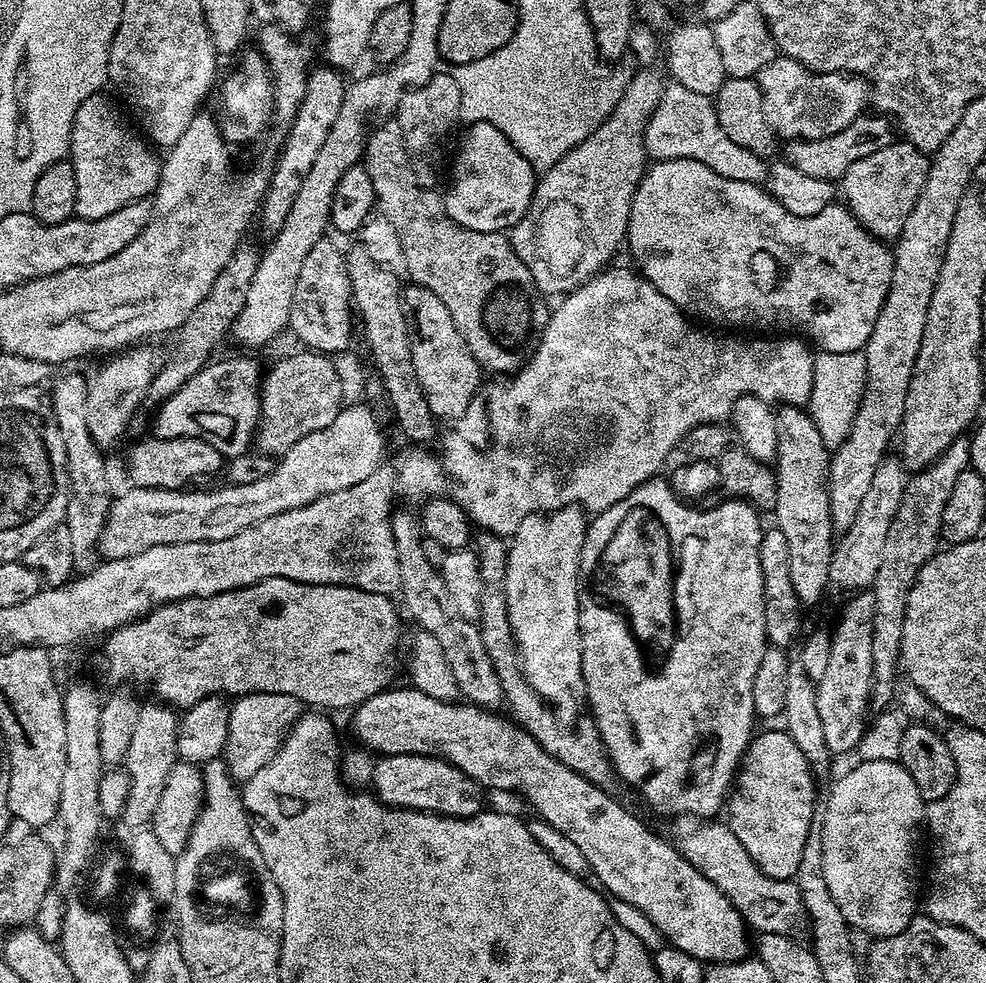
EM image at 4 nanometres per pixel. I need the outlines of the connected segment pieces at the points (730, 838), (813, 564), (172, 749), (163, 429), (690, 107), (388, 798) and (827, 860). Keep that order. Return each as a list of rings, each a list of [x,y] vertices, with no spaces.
[[[696,818],[688,822],[692,824],[676,824],[672,828],[670,842],[680,851],[682,858],[694,866],[694,870],[710,878],[710,882],[714,882],[714,886],[718,886],[718,890],[730,898],[734,910],[738,910],[749,929],[756,928],[757,933],[803,937],[803,932],[805,935],[810,925],[808,911],[806,906],[802,906],[802,894],[795,879],[779,880],[762,874],[754,858],[746,854],[746,846],[738,842],[734,830],[727,823],[716,822],[712,818]]]
[[[780,406],[775,409],[777,424],[777,450],[776,459],[774,461],[774,471],[776,473],[776,485],[778,486],[778,498],[776,499],[776,507],[774,509],[775,527],[780,529],[782,538],[786,538],[786,554],[788,555],[788,569],[790,570],[790,586],[794,590],[797,601],[801,605],[816,604],[824,596],[824,591],[829,591],[830,581],[830,562],[832,561],[832,549],[834,547],[834,529],[832,527],[832,519],[830,518],[830,508],[828,506],[828,462],[830,459],[830,449],[822,442],[822,434],[818,434],[818,426],[812,421],[811,415],[803,407],[800,406]]]
[[[151,702],[143,703],[139,710],[138,723],[134,728],[133,741],[127,750],[124,770],[130,778],[129,794],[125,808],[121,812],[120,824],[133,831],[135,828],[147,827],[158,808],[159,799],[170,770],[178,762],[177,730],[179,717],[167,705]]]
[[[232,356],[229,360],[213,359],[190,382],[178,389],[156,411],[157,440],[173,440],[183,436],[207,438],[221,456],[231,458],[246,454],[252,447],[260,427],[262,368],[248,356]]]
[[[675,82],[665,87],[661,104],[646,126],[644,151],[653,161],[690,158],[735,181],[763,185],[766,180],[765,159],[727,137],[718,123],[711,97],[697,94]]]
[[[398,754],[377,759],[372,780],[376,783],[375,795],[390,808],[410,808],[413,812],[435,812],[437,816],[476,816],[485,811],[485,789],[477,780],[471,780],[466,773],[448,764],[438,756],[415,756]]]
[[[860,760],[857,768],[852,768],[832,788],[832,793],[826,797],[826,822],[822,830],[822,870],[826,878],[826,886],[830,886],[830,894],[834,894],[834,902],[838,902],[838,910],[846,918],[846,922],[857,933],[869,932],[872,938],[887,938],[906,930],[906,926],[912,921],[918,912],[918,892],[916,896],[916,843],[922,840],[922,825],[925,823],[924,809],[926,801],[918,794],[918,786],[914,786],[914,778],[906,774],[906,770],[900,763],[894,760],[879,760],[870,762]]]

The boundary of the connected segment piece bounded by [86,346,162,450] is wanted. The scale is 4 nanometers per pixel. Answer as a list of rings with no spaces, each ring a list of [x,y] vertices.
[[[136,346],[115,355],[109,364],[100,368],[100,373],[88,385],[86,398],[86,426],[90,426],[90,434],[97,448],[108,450],[111,444],[120,440],[120,435],[128,428],[132,415],[140,403],[145,403],[146,393],[152,379],[158,374],[162,363],[162,355],[156,348]]]

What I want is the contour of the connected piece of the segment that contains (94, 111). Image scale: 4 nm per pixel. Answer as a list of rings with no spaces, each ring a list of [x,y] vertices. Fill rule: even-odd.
[[[103,91],[90,94],[90,98],[78,106],[72,123],[70,159],[78,182],[76,216],[82,220],[106,218],[106,214],[114,214],[114,210],[151,197],[160,181],[161,157],[156,157],[157,153],[137,135],[117,101],[111,95],[104,95]]]

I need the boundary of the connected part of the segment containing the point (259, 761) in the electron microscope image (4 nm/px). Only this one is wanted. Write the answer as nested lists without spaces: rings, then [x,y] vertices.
[[[251,692],[248,696],[239,697],[230,708],[227,746],[223,754],[233,780],[247,782],[251,776],[258,774],[258,770],[262,770],[262,766],[269,764],[301,715],[300,700],[290,694]]]

